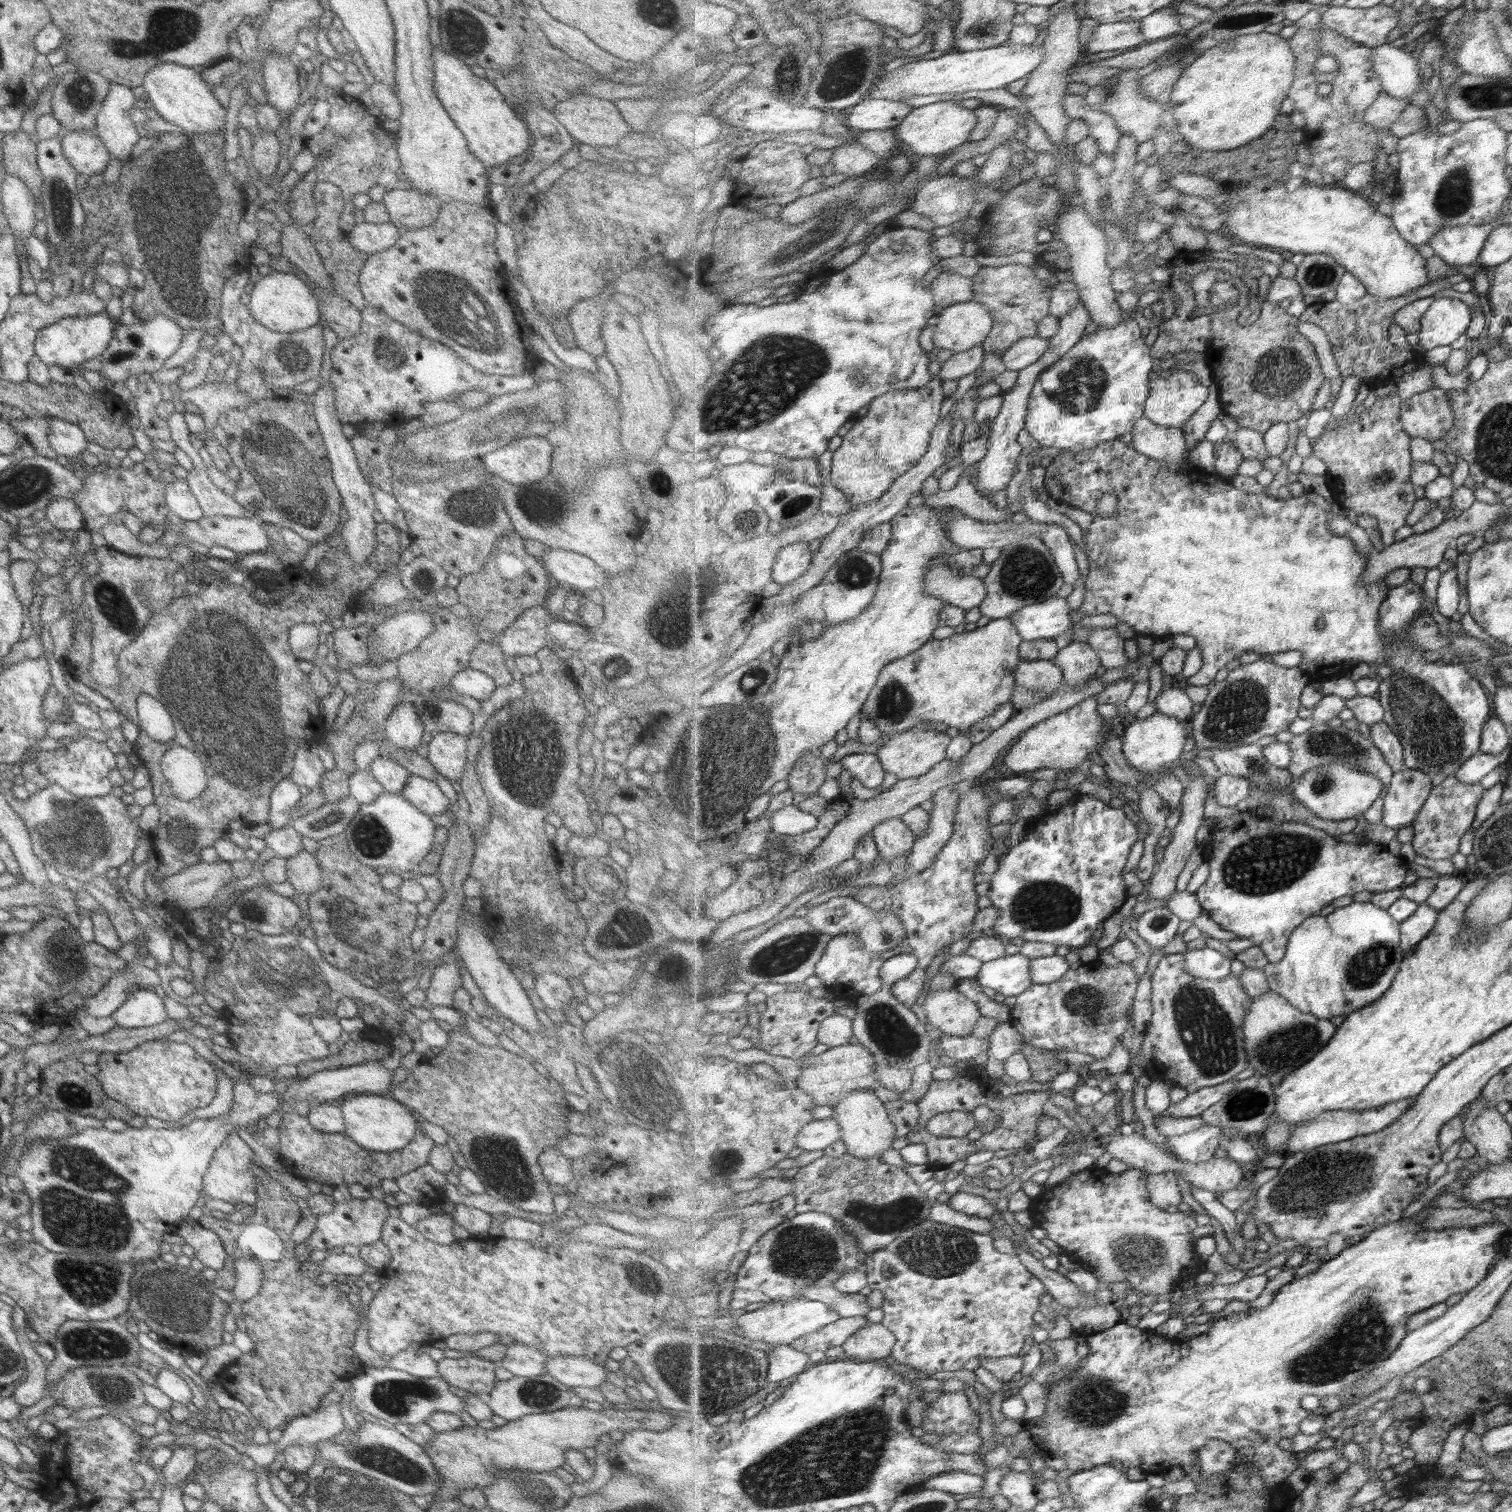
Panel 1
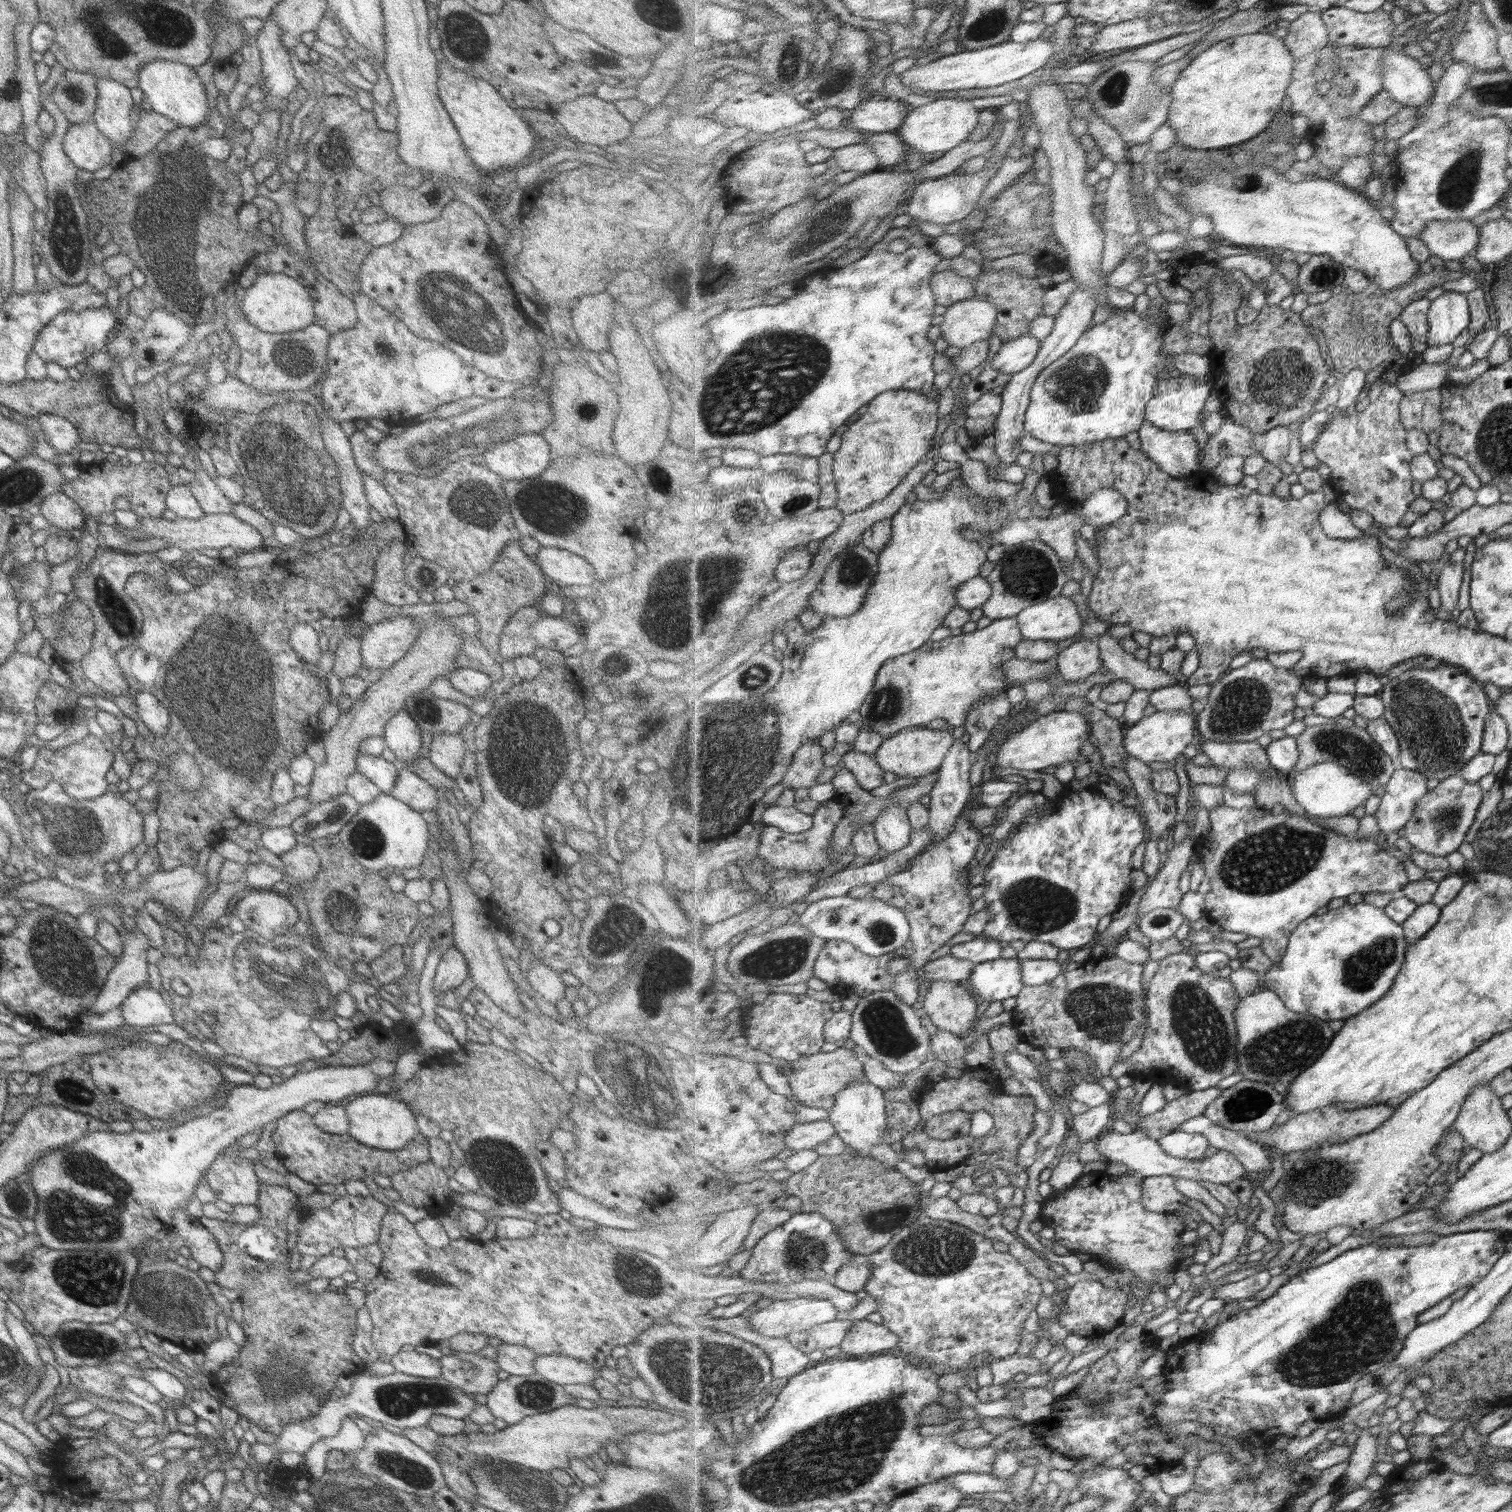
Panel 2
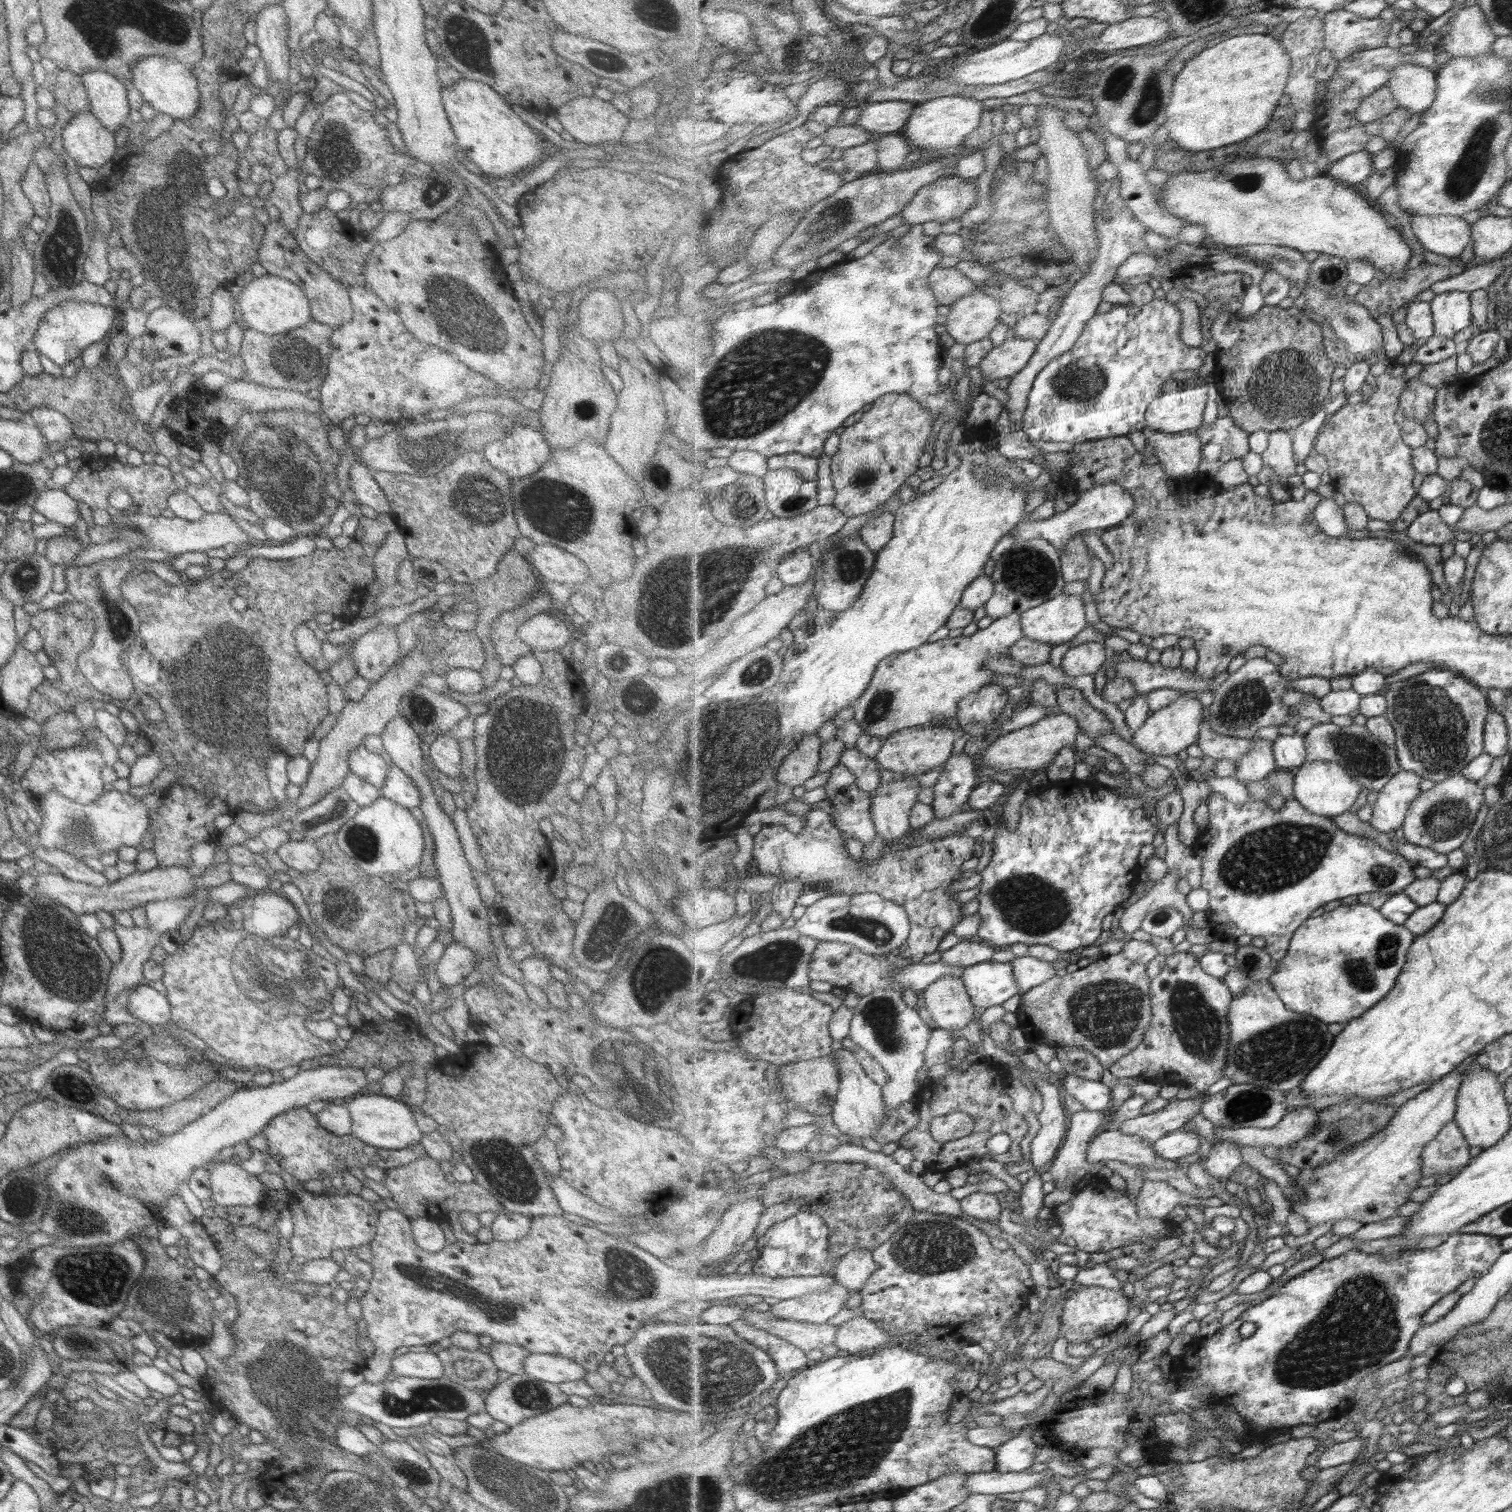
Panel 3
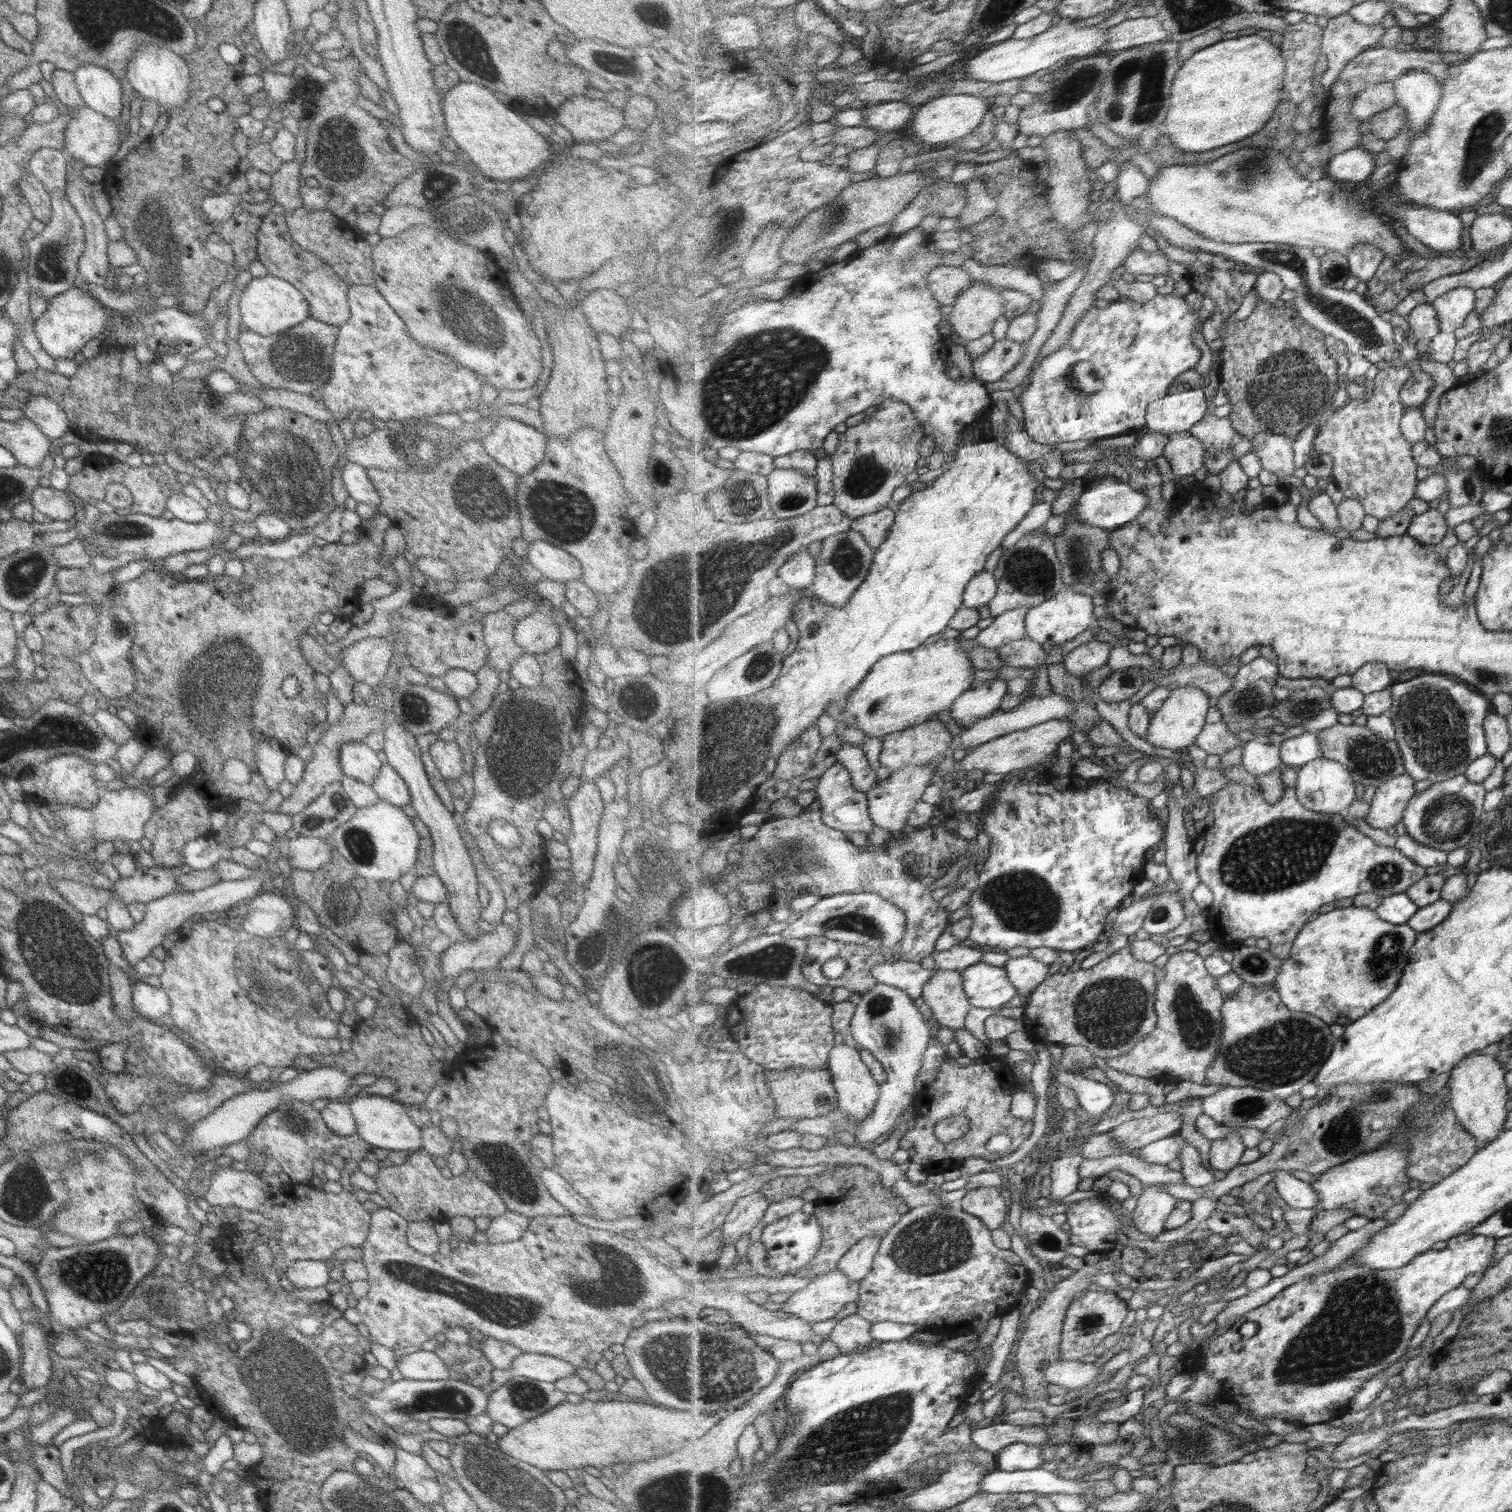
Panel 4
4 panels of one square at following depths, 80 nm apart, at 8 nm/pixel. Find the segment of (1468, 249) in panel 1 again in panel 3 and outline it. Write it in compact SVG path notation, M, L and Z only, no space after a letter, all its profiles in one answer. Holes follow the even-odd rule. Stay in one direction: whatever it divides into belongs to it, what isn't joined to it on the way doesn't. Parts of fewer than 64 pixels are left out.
M1413 216L1412 230L1422 246L1443 255L1450 260L1458 260L1465 248L1473 244L1471 224L1459 216Z

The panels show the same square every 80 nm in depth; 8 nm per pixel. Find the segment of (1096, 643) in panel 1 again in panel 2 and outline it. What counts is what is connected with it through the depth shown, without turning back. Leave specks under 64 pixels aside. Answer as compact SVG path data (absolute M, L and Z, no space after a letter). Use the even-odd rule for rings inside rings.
M1105 632L1096 640L1100 646L1104 669L1117 679L1133 684L1136 690L1155 691L1167 686L1185 685L1182 675L1169 675L1159 668L1153 670L1146 660L1138 660L1133 653L1125 652L1118 638Z

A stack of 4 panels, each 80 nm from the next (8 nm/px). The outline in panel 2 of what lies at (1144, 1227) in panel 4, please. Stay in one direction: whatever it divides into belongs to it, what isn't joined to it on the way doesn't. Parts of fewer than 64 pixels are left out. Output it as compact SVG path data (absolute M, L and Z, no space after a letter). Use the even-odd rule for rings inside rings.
M1151 1176L1143 1182L1143 1206L1149 1212L1173 1213L1179 1211L1189 1202L1181 1193L1172 1176Z

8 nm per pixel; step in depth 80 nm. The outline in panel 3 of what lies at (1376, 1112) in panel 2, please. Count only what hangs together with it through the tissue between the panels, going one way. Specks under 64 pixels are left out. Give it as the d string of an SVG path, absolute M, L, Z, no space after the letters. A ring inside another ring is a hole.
M1299 1106L1283 1117L1283 1120L1271 1128L1223 1128L1218 1127L1216 1135L1219 1140L1231 1140L1245 1146L1263 1148L1275 1146L1278 1150L1291 1146L1302 1138L1307 1138L1319 1124L1321 1109Z

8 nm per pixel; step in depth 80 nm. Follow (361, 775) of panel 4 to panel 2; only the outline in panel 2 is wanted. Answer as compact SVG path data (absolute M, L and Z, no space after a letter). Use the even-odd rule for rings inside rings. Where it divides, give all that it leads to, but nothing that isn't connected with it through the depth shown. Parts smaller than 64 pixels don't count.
M357 754L355 771L367 777L383 794L389 794L395 784L398 766L382 757L369 757Z

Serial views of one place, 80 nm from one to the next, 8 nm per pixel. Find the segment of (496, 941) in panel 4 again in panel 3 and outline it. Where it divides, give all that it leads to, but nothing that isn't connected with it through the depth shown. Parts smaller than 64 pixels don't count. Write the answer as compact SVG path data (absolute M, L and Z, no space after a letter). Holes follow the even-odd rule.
M448 944L434 966L437 982L450 987L465 980L470 972L476 970L476 956L462 944Z

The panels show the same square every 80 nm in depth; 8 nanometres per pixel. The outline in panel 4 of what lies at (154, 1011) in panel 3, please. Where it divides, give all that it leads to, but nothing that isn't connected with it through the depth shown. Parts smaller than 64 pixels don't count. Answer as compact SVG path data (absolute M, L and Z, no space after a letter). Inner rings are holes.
M141 981L132 985L131 1002L139 1017L155 1024L165 1023L170 1004L167 995L160 989Z

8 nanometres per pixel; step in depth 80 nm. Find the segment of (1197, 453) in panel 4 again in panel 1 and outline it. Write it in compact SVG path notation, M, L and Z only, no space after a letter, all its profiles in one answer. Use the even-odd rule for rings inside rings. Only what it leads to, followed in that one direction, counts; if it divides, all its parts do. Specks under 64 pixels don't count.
M1149 417L1135 420L1132 430L1132 446L1149 458L1164 462L1172 471L1189 468L1188 444L1181 428L1162 427Z

